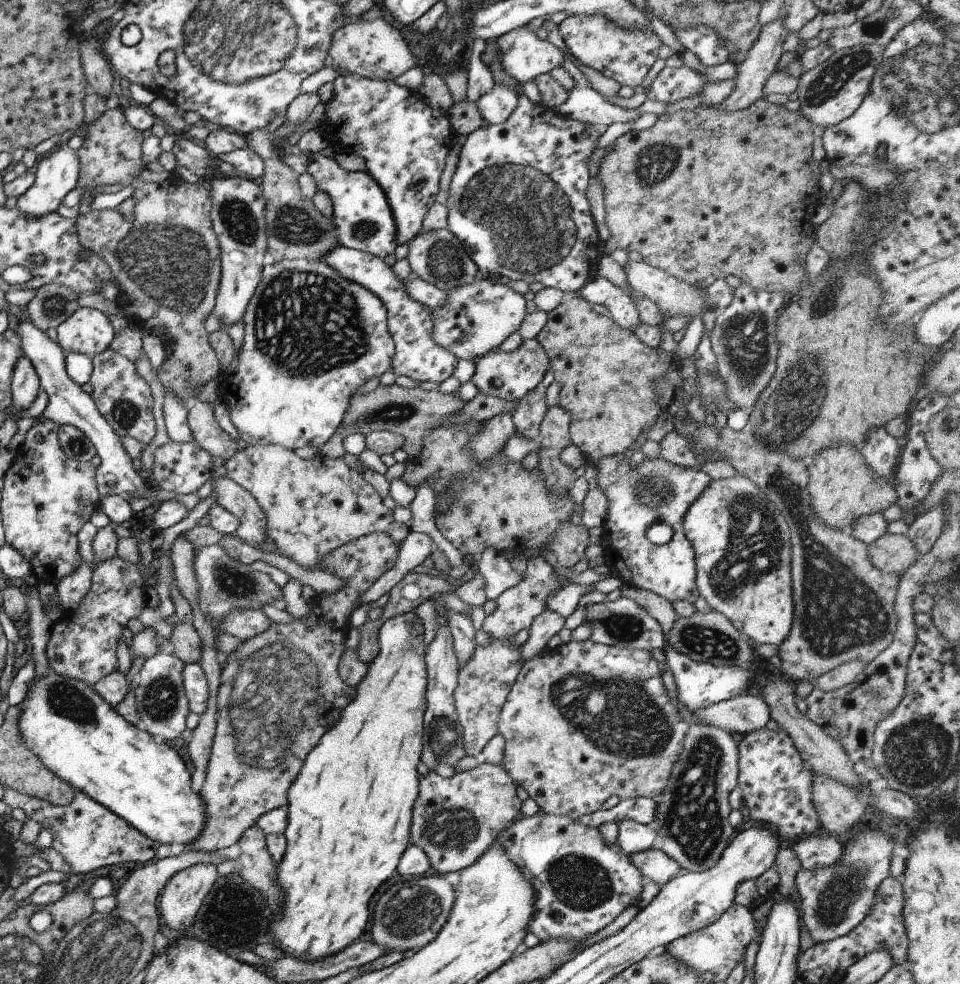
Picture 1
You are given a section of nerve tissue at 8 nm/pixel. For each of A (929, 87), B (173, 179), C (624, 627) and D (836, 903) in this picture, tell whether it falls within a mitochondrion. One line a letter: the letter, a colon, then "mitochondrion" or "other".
A: mitochondrion
B: other
C: mitochondrion
D: mitochondrion

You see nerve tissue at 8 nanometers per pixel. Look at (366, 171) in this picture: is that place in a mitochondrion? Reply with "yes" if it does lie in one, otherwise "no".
no

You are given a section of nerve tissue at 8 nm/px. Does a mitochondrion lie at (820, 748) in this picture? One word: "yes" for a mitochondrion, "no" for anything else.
no

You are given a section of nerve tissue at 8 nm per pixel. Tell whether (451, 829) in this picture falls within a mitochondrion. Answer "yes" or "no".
yes

